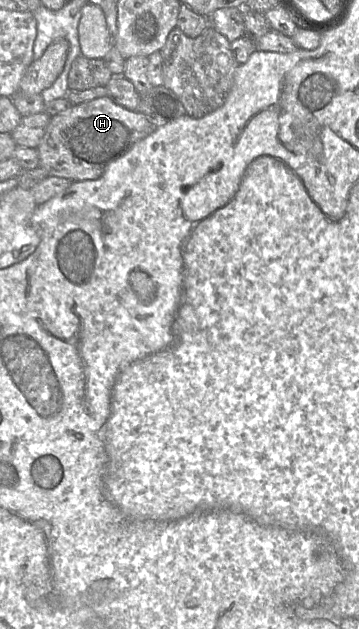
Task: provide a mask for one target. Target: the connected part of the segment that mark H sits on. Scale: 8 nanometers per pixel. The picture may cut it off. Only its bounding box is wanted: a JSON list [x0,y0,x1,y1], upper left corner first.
[37,96,155,181]

